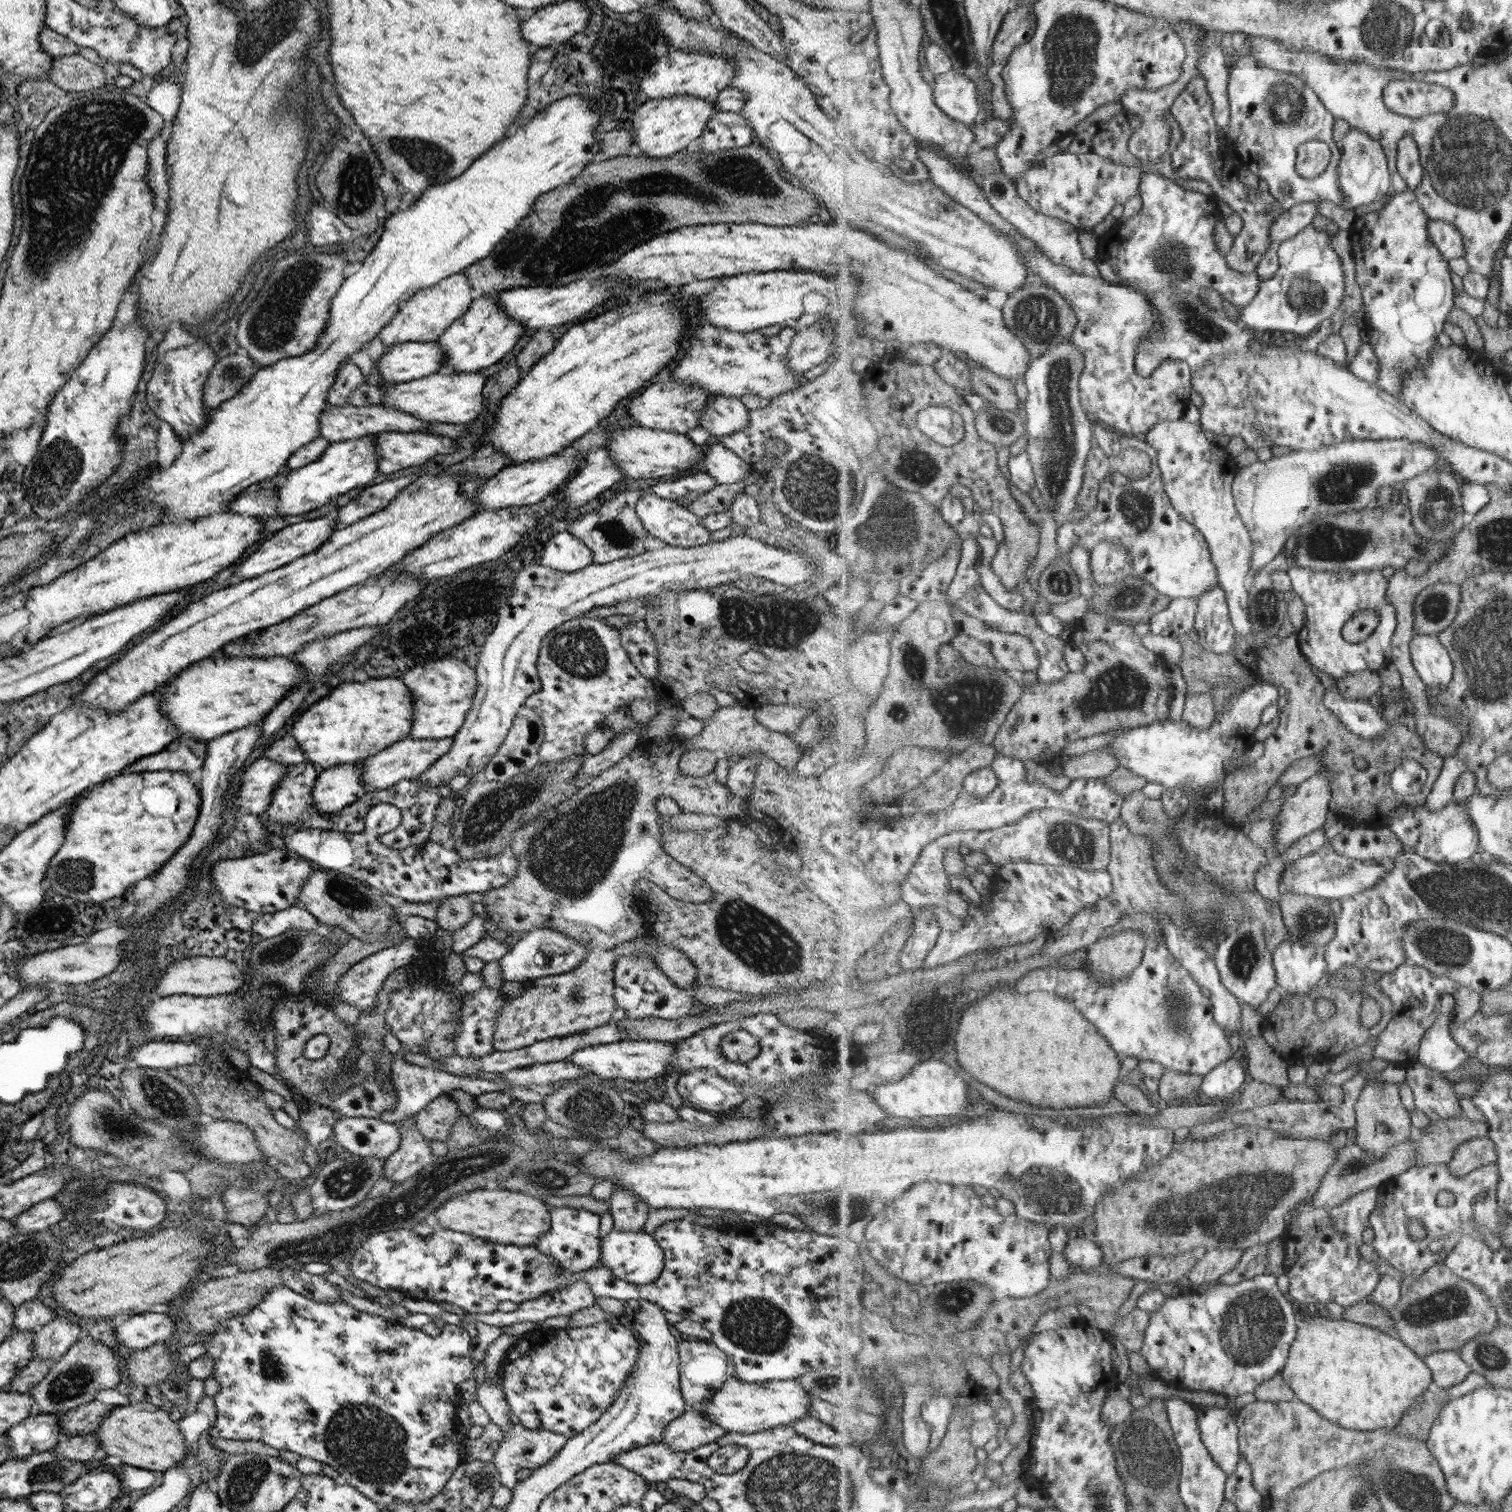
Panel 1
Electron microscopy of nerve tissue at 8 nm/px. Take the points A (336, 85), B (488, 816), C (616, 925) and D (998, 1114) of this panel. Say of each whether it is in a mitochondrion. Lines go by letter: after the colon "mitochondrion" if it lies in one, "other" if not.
A: other
B: mitochondrion
C: other
D: other

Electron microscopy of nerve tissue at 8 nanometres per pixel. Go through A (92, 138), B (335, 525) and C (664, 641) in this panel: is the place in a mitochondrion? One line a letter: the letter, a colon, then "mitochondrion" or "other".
A: mitochondrion
B: other
C: other

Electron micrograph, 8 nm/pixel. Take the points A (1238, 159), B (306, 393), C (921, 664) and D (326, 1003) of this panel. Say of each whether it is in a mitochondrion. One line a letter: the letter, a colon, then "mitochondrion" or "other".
A: other
B: other
C: mitochondrion
D: other

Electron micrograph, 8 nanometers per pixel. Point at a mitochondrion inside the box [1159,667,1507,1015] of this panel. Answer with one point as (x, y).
(1442, 946)

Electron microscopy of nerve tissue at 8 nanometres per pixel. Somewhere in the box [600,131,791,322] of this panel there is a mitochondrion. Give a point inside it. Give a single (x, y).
(746, 175)

